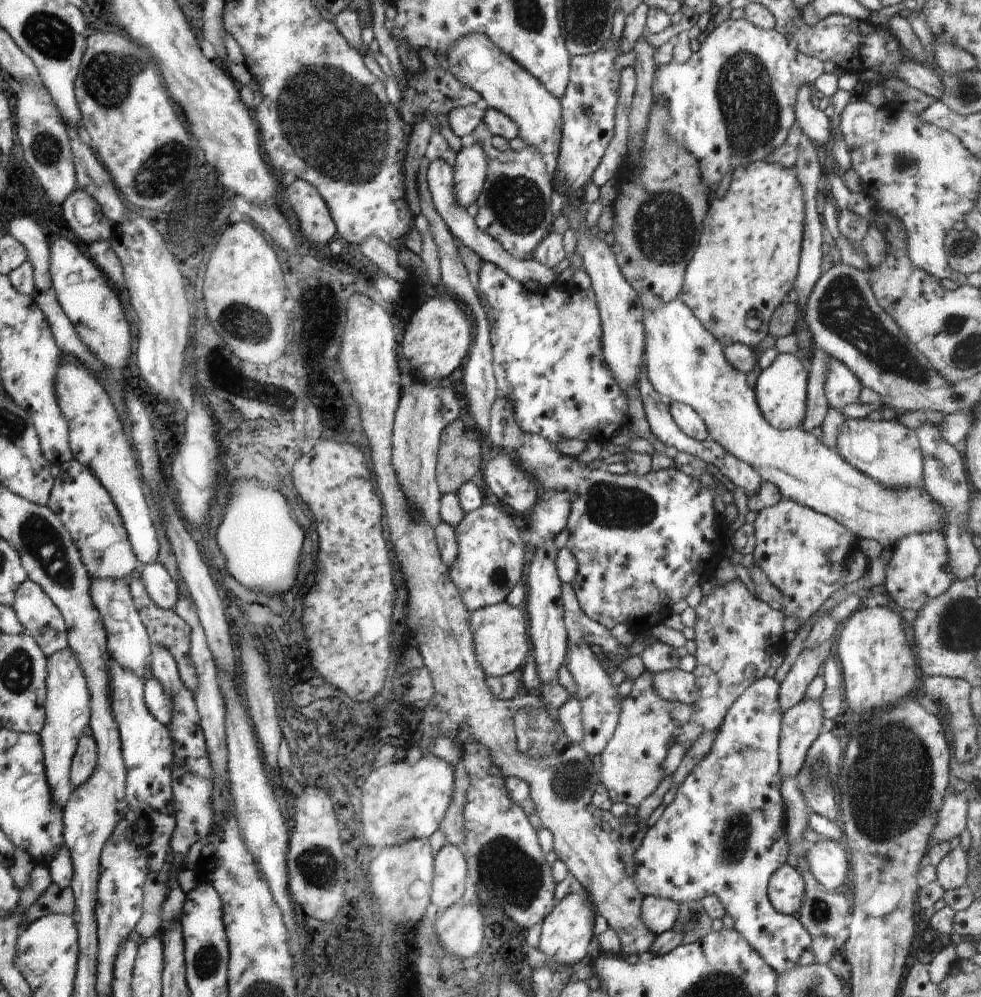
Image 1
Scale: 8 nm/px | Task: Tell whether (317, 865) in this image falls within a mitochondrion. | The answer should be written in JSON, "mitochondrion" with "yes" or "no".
{"mitochondrion":"yes"}

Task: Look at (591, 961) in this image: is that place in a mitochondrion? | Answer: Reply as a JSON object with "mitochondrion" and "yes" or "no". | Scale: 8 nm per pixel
{"mitochondrion":"no"}

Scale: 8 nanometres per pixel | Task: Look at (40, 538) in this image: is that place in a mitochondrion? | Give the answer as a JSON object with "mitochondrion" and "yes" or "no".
{"mitochondrion":"yes"}

